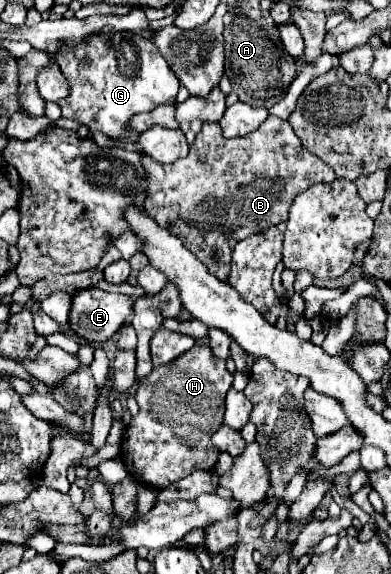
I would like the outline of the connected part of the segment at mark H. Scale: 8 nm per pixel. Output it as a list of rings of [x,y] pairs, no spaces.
[[[200,345],[178,357],[178,361],[156,367],[148,377],[140,379],[136,389],[140,411],[128,423],[120,443],[120,457],[128,473],[146,487],[166,489],[198,469],[212,471],[220,453],[210,437],[222,427],[224,397],[230,387],[232,375],[226,363],[218,361],[210,347]]]

